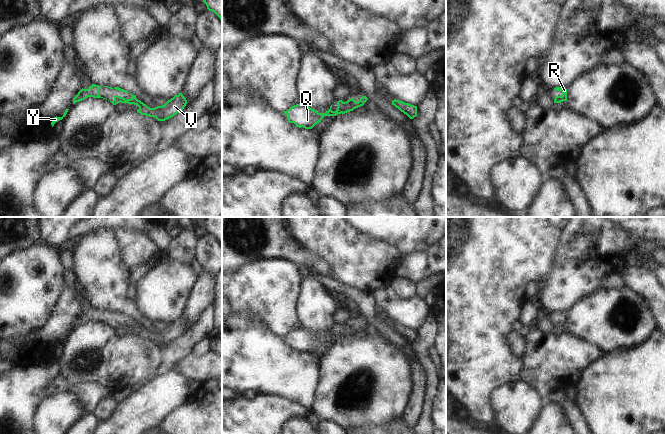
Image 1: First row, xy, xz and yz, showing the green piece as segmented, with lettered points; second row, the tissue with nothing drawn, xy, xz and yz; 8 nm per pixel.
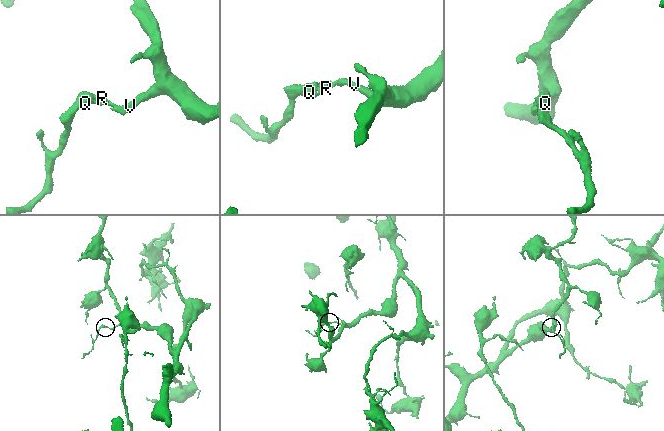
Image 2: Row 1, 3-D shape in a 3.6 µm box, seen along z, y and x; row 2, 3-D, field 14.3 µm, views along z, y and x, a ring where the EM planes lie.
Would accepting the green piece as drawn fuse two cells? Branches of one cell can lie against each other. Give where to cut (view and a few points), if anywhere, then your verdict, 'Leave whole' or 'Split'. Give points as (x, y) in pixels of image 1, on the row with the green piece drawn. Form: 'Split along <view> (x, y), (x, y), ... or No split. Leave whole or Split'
No split. Leave whole.

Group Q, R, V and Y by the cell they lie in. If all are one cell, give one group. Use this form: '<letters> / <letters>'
Q R V Y

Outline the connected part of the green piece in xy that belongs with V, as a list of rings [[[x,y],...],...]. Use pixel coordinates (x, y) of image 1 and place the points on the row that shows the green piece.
[[[181,92],[168,100],[164,105],[157,106],[155,108],[148,107],[146,104],[138,100],[136,98],[136,95],[131,95],[131,99],[125,99],[123,97],[115,95],[114,100],[110,102],[113,105],[116,105],[120,102],[137,105],[139,107],[139,109],[137,110],[138,113],[153,118],[155,117],[158,121],[165,121],[173,117],[177,113],[181,112],[187,104],[187,100]]]

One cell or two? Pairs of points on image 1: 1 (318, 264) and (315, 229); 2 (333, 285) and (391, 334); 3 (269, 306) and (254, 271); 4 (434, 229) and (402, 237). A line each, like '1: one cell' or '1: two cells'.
1: two cells
2: one cell
3: one cell
4: one cell

